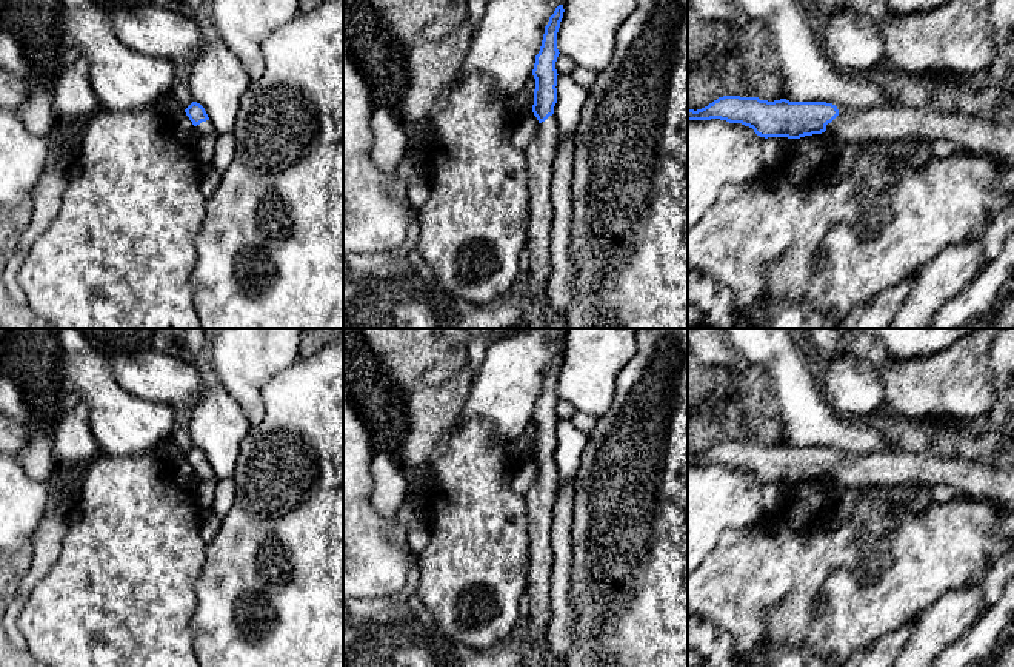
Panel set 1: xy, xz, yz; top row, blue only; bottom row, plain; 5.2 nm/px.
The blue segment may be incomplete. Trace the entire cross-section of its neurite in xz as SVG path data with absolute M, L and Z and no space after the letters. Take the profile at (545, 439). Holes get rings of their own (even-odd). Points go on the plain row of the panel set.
M559 350L545 371L545 379L532 421L535 424L532 458L539 465L535 482L525 493L526 514L529 519L529 571L526 593L531 601L529 639L540 649L545 667L563 667L548 644L548 627L551 621L549 581L554 564L551 547L551 525L554 501L559 490L559 470L554 461L557 448L557 414L559 402L557 377L563 364L563 350Z

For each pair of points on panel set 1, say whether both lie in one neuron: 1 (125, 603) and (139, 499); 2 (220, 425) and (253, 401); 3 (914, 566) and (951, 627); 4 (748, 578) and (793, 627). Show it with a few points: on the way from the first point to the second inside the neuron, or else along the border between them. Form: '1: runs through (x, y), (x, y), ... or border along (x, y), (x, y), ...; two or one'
1: runs through (126, 576), (133, 555), (133, 526); one
2: border along (217, 381), (240, 407), (251, 427); two
3: border along (968, 586), (959, 590), (947, 590), (917, 618); two
4: runs through (759, 595), (759, 610), (765, 618), (776, 618); one

